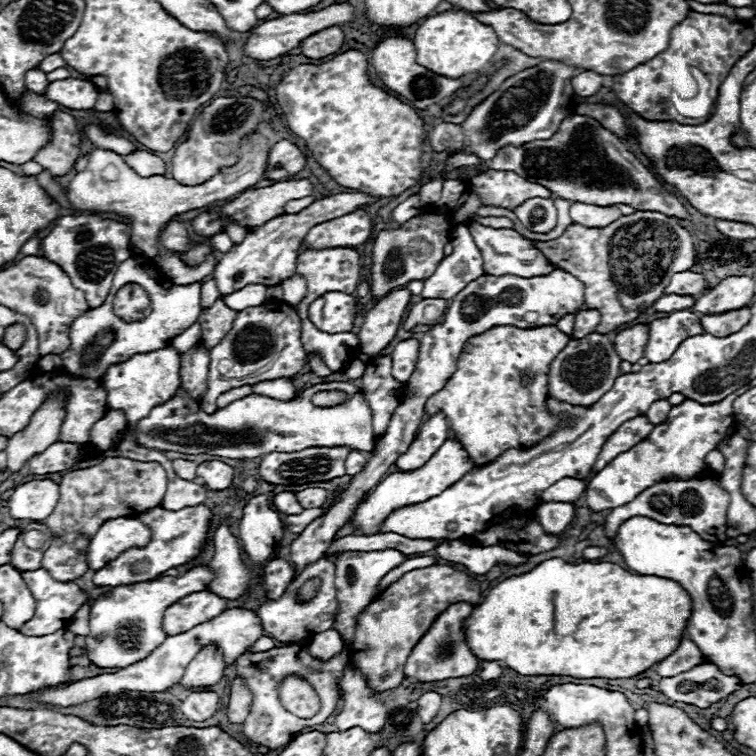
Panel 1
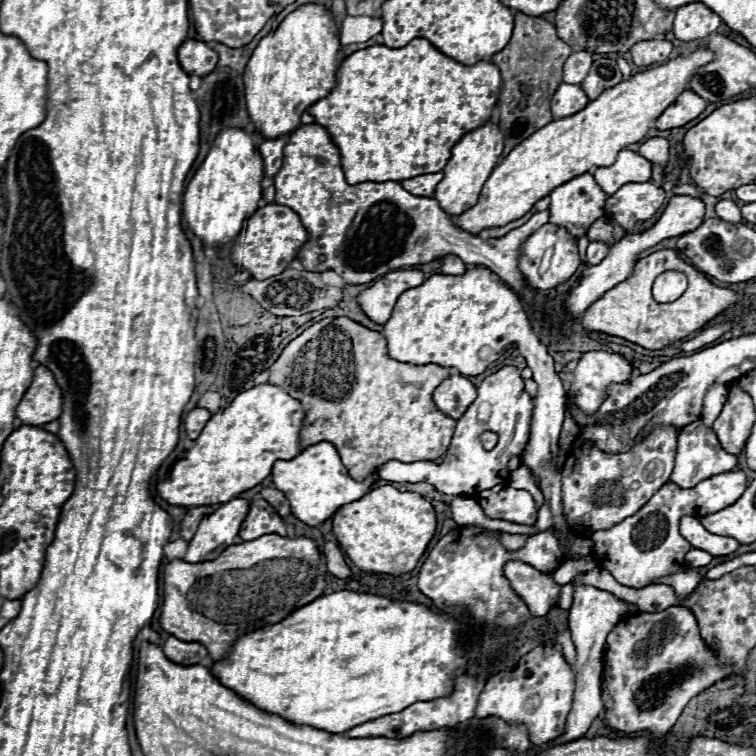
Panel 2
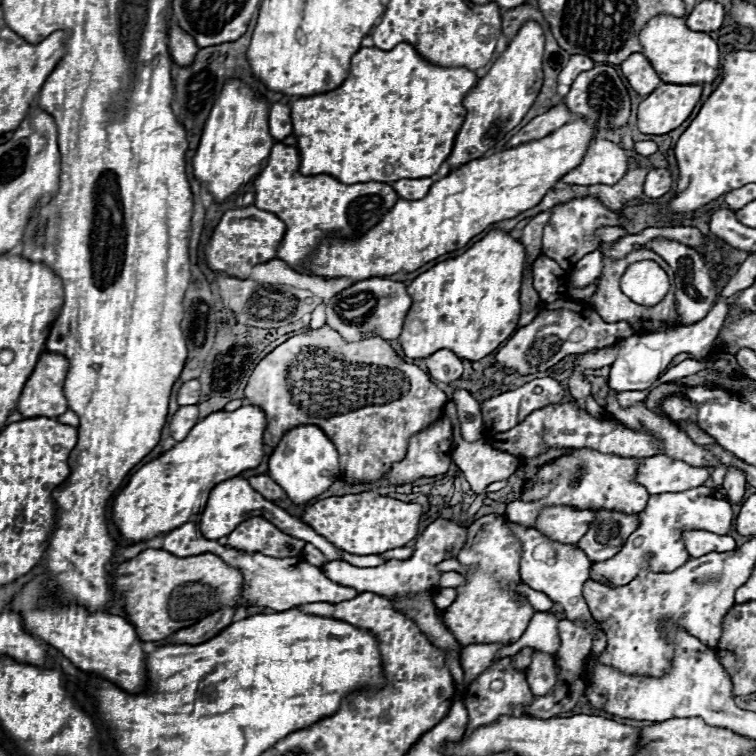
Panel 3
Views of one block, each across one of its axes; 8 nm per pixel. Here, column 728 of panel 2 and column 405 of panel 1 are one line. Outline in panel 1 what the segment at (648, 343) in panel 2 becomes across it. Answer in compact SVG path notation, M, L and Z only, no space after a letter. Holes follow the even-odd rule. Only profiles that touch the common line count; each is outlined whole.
M392 290L364 314L364 324L358 330L362 354L372 358L390 344L410 298L408 290Z

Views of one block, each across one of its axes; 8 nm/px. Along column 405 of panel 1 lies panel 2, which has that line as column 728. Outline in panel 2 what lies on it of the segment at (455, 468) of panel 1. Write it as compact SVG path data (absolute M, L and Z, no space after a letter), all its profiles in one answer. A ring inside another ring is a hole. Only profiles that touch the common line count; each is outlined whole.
M742 470L724 472L714 478L702 480L698 486L690 490L682 490L672 482L666 482L652 500L642 506L634 516L622 520L620 524L612 526L610 530L600 530L592 534L592 558L598 562L600 568L608 570L620 584L628 588L644 588L650 580L660 576L670 576L682 568L684 556L692 549L679 531L682 516L706 516L726 506L732 506L746 490L746 476Z

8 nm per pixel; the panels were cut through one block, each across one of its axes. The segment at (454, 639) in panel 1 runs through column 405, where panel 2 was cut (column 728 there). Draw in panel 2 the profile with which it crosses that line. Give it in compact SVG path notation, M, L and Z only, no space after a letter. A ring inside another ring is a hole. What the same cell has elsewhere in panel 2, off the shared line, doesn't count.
M670 606L656 614L642 612L634 618L618 622L606 638L604 660L606 660L606 680L602 682L602 688L608 690L608 694L614 700L614 708L606 710L608 724L622 732L650 730L656 738L668 734L668 730L678 720L682 708L688 704L688 700L692 700L696 694L710 688L712 684L716 684L718 680L726 678L732 672L730 666L720 666L716 662L716 656L700 638L694 614L684 606Z

